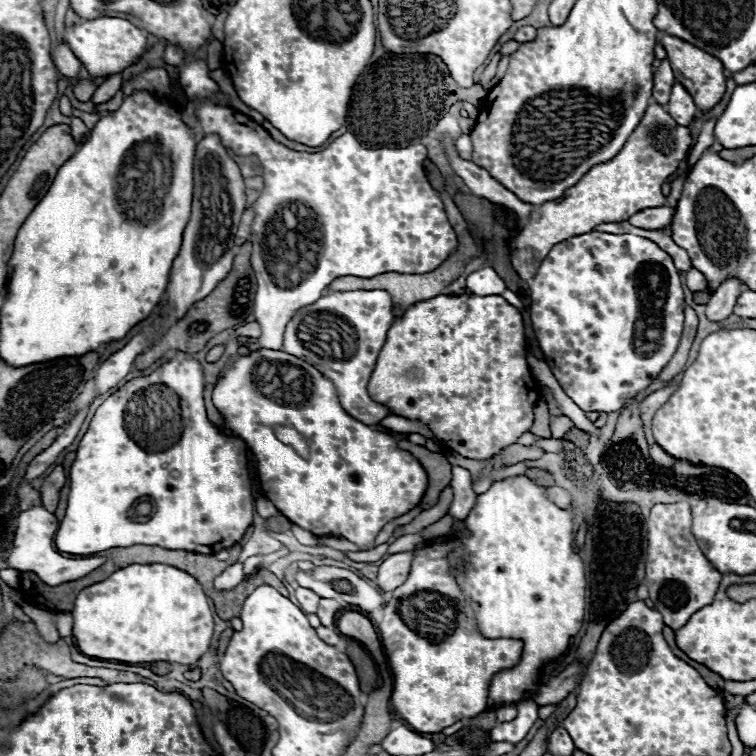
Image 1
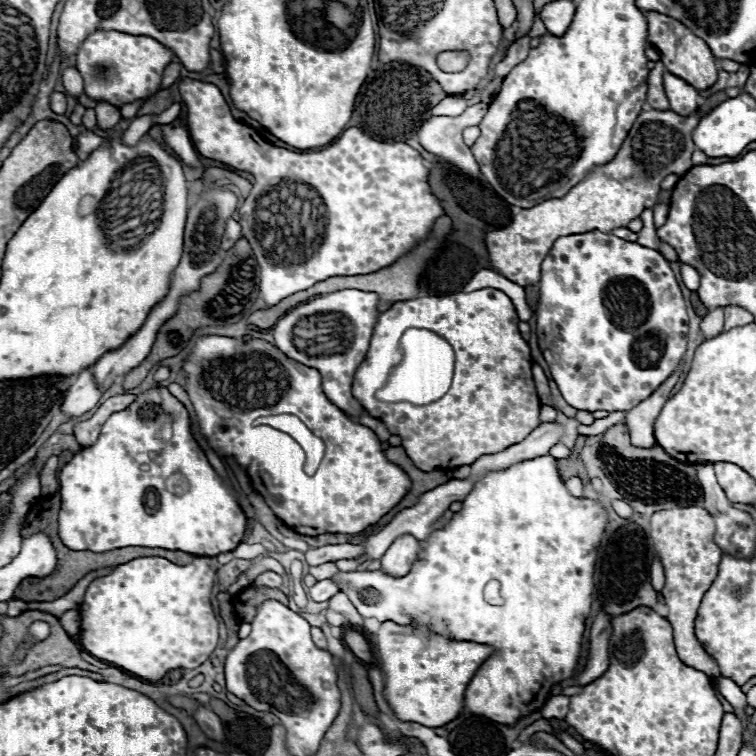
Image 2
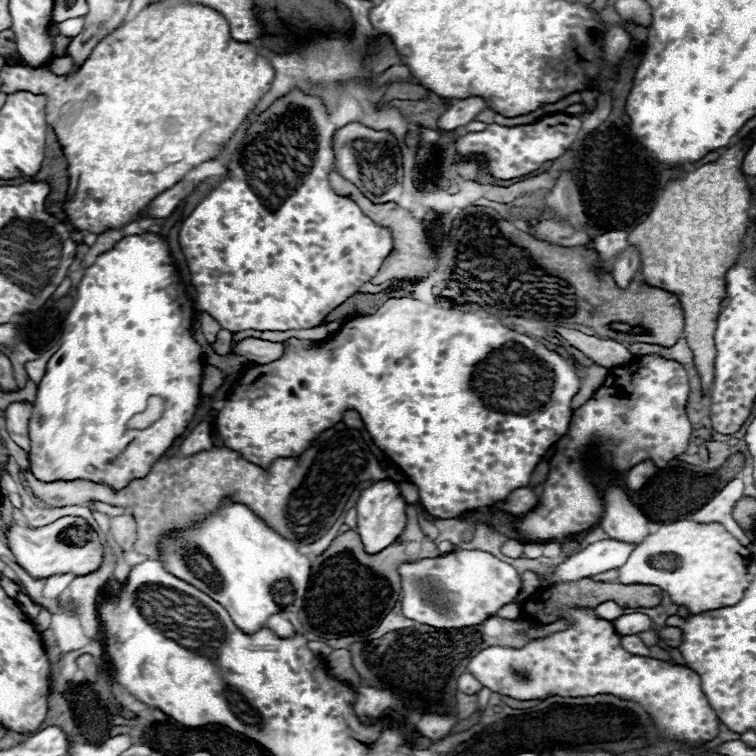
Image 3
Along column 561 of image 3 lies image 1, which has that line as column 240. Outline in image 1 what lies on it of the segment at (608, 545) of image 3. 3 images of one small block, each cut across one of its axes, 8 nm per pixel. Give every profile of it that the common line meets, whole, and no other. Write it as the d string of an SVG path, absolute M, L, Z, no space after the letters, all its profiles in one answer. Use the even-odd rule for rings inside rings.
M236 562L232 566L228 566L216 580L214 580L214 588L216 590L232 590L236 588L242 580L244 580L244 572L242 572L242 564Z

